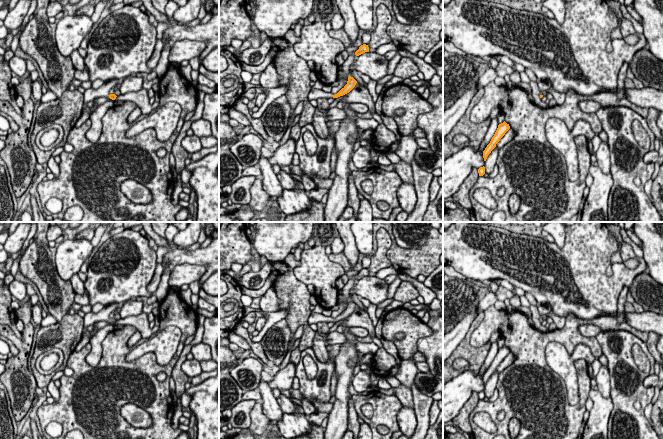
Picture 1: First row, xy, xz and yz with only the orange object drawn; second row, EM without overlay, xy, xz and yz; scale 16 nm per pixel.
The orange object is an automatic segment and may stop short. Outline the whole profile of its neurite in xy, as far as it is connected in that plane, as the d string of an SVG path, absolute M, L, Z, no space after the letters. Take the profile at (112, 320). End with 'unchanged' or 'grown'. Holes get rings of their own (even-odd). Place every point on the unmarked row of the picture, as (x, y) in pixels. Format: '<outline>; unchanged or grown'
M113 303L106 305L100 312L98 313L93 313L92 311L87 313L84 316L84 328L83 328L83 334L87 332L87 327L89 325L94 325L96 322L99 321L109 321L112 324L116 323L115 318L110 318L110 314L112 312L116 312L116 309L118 308L118 303Z; grown

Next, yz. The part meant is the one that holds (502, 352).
M505 345L498 349L498 352L492 361L490 367L487 369L485 374L483 375L483 382L484 385L486 385L488 379L491 377L491 375L496 371L496 368L500 365L500 363L505 359L505 357L510 353L509 348L507 348Z; unchanged

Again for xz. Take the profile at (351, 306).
M349 300L347 308L335 319L331 318L330 316L324 316L322 313L311 313L308 318L308 324L317 324L318 322L338 322L349 317L356 309L357 305Z; grown

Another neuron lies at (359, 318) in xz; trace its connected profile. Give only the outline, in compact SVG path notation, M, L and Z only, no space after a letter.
M357 306L355 311L347 318L343 319L340 324L345 327L363 327L368 330L369 335L374 338L375 337L375 326L372 323L372 319L370 318L367 309L361 309Z

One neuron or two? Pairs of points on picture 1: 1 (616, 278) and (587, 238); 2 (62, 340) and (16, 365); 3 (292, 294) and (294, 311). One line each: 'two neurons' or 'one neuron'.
1: one neuron
2: two neurons
3: one neuron

